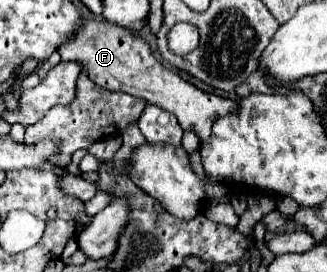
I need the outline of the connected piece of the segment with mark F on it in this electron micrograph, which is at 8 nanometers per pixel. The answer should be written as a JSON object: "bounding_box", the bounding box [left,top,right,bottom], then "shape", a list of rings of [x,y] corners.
{"bounding_box":[57,20,235,142],"shape":[[[81,20],[75,36],[67,42],[63,42],[57,52],[61,54],[61,60],[73,60],[79,62],[81,68],[87,72],[89,80],[99,84],[107,90],[119,90],[127,92],[131,96],[143,98],[147,104],[155,104],[171,114],[177,116],[183,130],[195,130],[201,138],[201,142],[209,140],[213,120],[217,116],[225,116],[231,110],[235,110],[235,102],[203,92],[195,88],[191,82],[183,80],[173,70],[165,68],[149,50],[149,46],[141,38],[133,38],[127,30],[121,26],[101,22],[101,20]]]}

